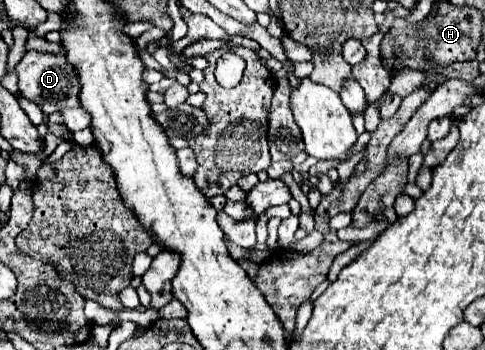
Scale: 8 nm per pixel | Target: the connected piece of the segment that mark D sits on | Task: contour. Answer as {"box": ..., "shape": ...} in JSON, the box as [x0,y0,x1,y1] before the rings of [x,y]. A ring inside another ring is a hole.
{"box":[16,51,80,115],"shape":[[[28,51],[22,61],[16,65],[18,73],[18,85],[26,99],[32,99],[44,115],[50,115],[54,111],[60,111],[64,107],[80,107],[78,95],[80,95],[80,83],[74,67],[68,63],[66,53],[42,53],[42,51]]]}

